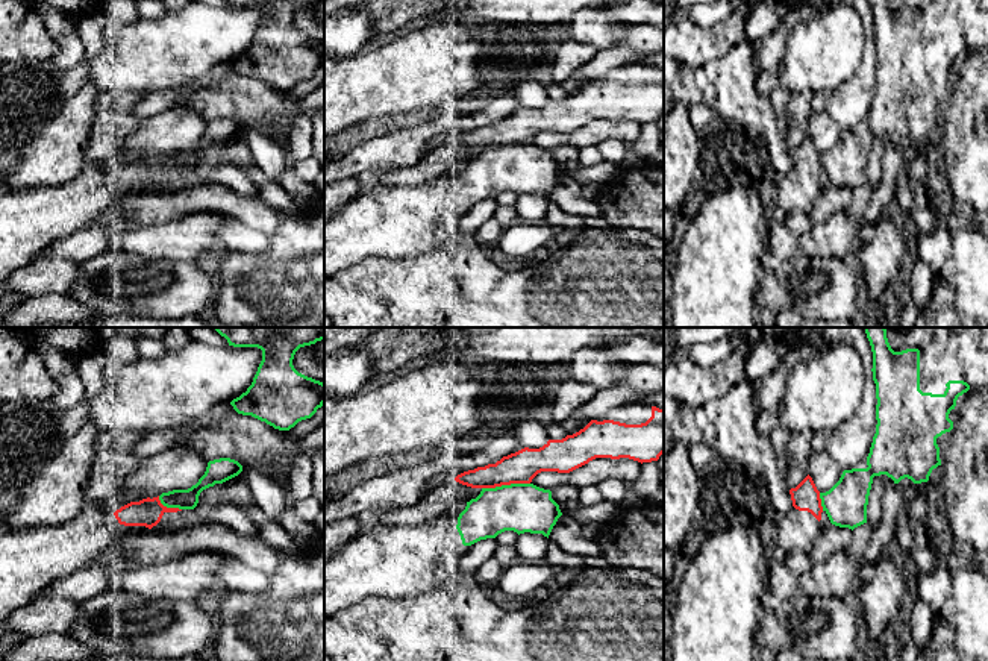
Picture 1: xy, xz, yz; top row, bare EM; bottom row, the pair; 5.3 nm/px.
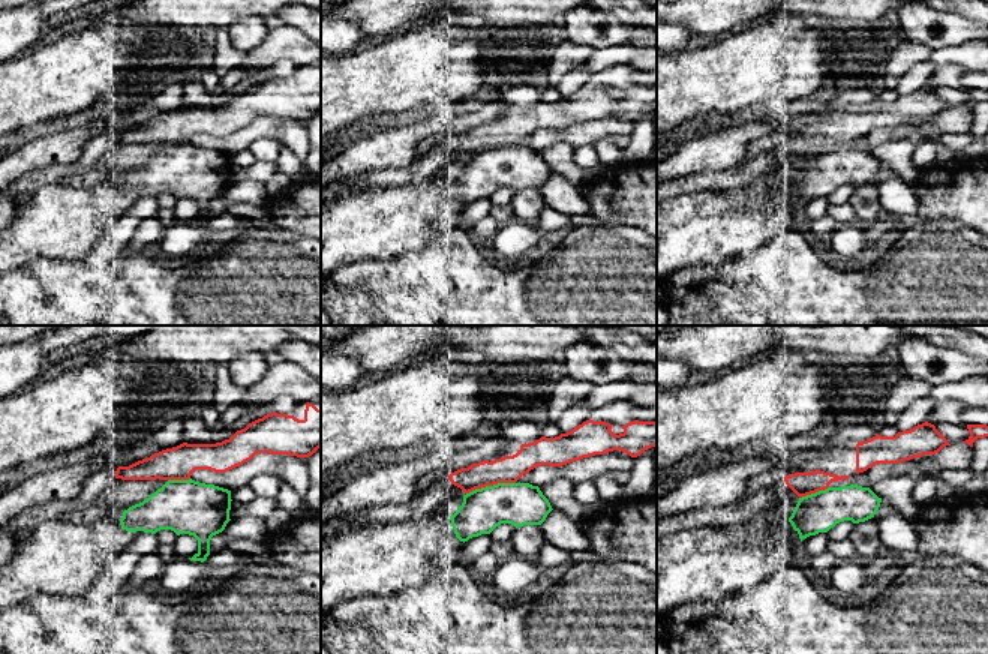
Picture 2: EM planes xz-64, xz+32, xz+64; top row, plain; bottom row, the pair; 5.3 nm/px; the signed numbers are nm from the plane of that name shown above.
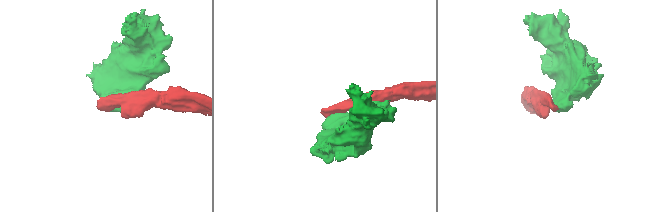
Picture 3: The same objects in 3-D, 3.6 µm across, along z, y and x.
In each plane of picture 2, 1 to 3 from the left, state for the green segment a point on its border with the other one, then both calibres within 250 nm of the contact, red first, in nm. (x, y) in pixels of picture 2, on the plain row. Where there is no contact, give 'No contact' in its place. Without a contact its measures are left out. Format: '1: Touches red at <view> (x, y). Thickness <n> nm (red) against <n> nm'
1: Touches red at xz-64 (179, 143). Thickness 180 nm (red) against 280 nm
2: Touches red at xz+32 (491, 149). Thickness 140 nm (red) against 220 nm
3: Touches red at xz+64 (813, 156). Thickness 130 nm (red) against 220 nm

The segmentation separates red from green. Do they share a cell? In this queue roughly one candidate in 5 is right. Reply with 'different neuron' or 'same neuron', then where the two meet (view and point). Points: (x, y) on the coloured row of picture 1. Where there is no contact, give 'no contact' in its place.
different neuron; contact xz (505, 484)

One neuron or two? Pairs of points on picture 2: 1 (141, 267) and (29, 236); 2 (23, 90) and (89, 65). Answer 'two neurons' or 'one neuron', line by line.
1: two neurons
2: one neuron

